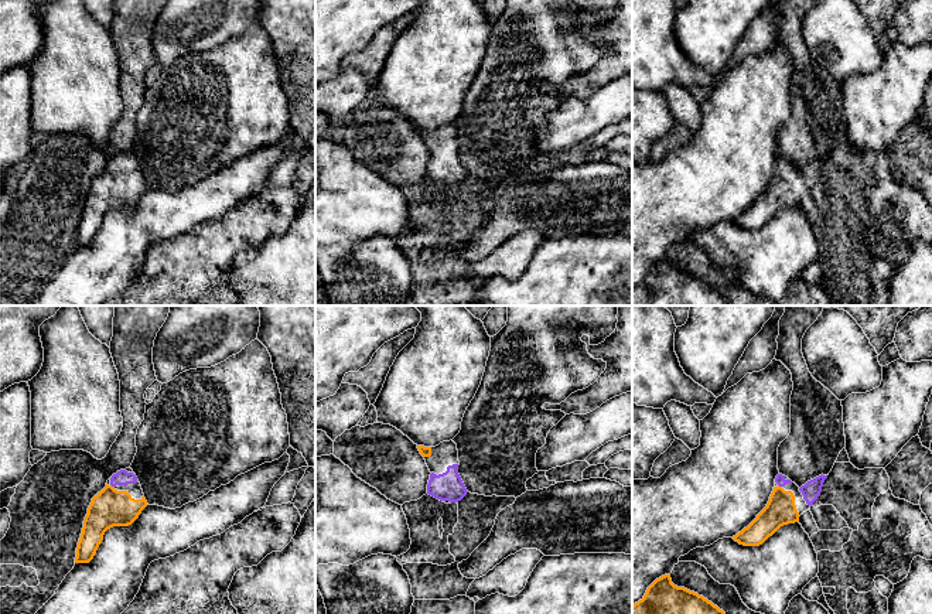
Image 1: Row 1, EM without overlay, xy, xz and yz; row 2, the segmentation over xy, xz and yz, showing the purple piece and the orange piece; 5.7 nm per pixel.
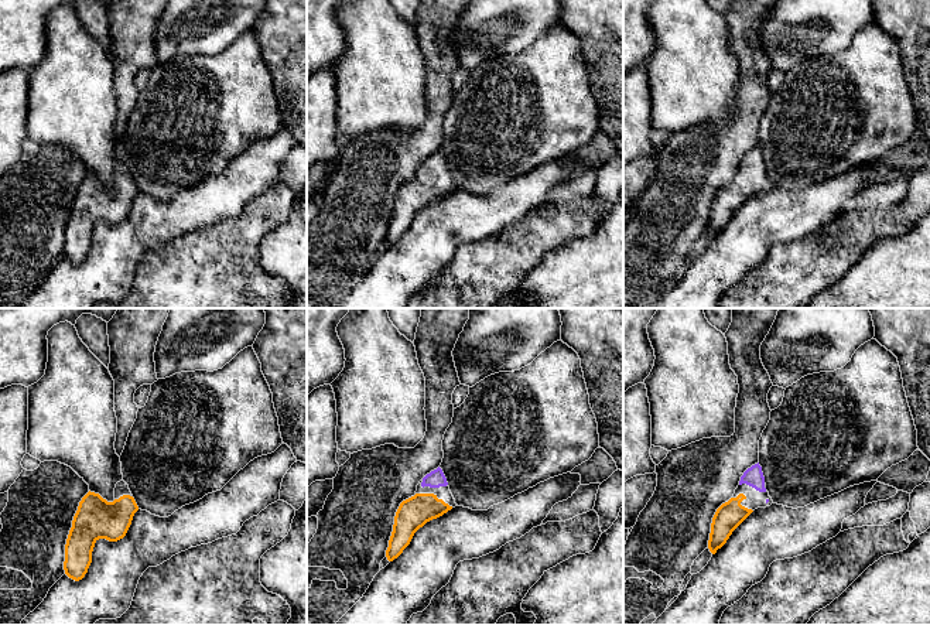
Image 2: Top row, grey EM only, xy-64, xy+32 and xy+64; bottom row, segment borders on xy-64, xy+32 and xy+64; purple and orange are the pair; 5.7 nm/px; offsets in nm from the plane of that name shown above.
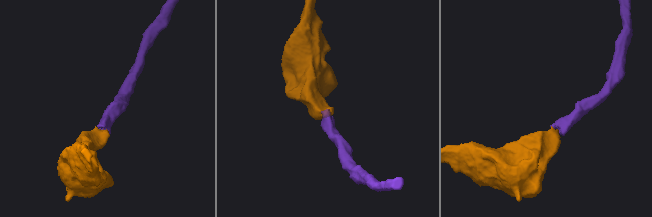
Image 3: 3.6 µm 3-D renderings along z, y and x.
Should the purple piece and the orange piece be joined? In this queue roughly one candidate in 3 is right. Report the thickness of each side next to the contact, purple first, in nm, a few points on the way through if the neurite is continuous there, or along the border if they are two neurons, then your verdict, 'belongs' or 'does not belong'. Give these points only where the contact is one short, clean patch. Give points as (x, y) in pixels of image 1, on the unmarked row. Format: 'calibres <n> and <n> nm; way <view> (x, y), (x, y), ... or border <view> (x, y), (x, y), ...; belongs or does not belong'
calibres 90 and 220 nm; way xy (122, 160), (112, 169), (109, 191); belongs

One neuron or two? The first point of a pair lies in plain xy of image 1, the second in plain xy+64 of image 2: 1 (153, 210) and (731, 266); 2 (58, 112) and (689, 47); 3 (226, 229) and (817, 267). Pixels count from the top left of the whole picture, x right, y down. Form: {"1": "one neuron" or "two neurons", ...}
{"1": "one neuron", "2": "one neuron", "3": "one neuron"}

